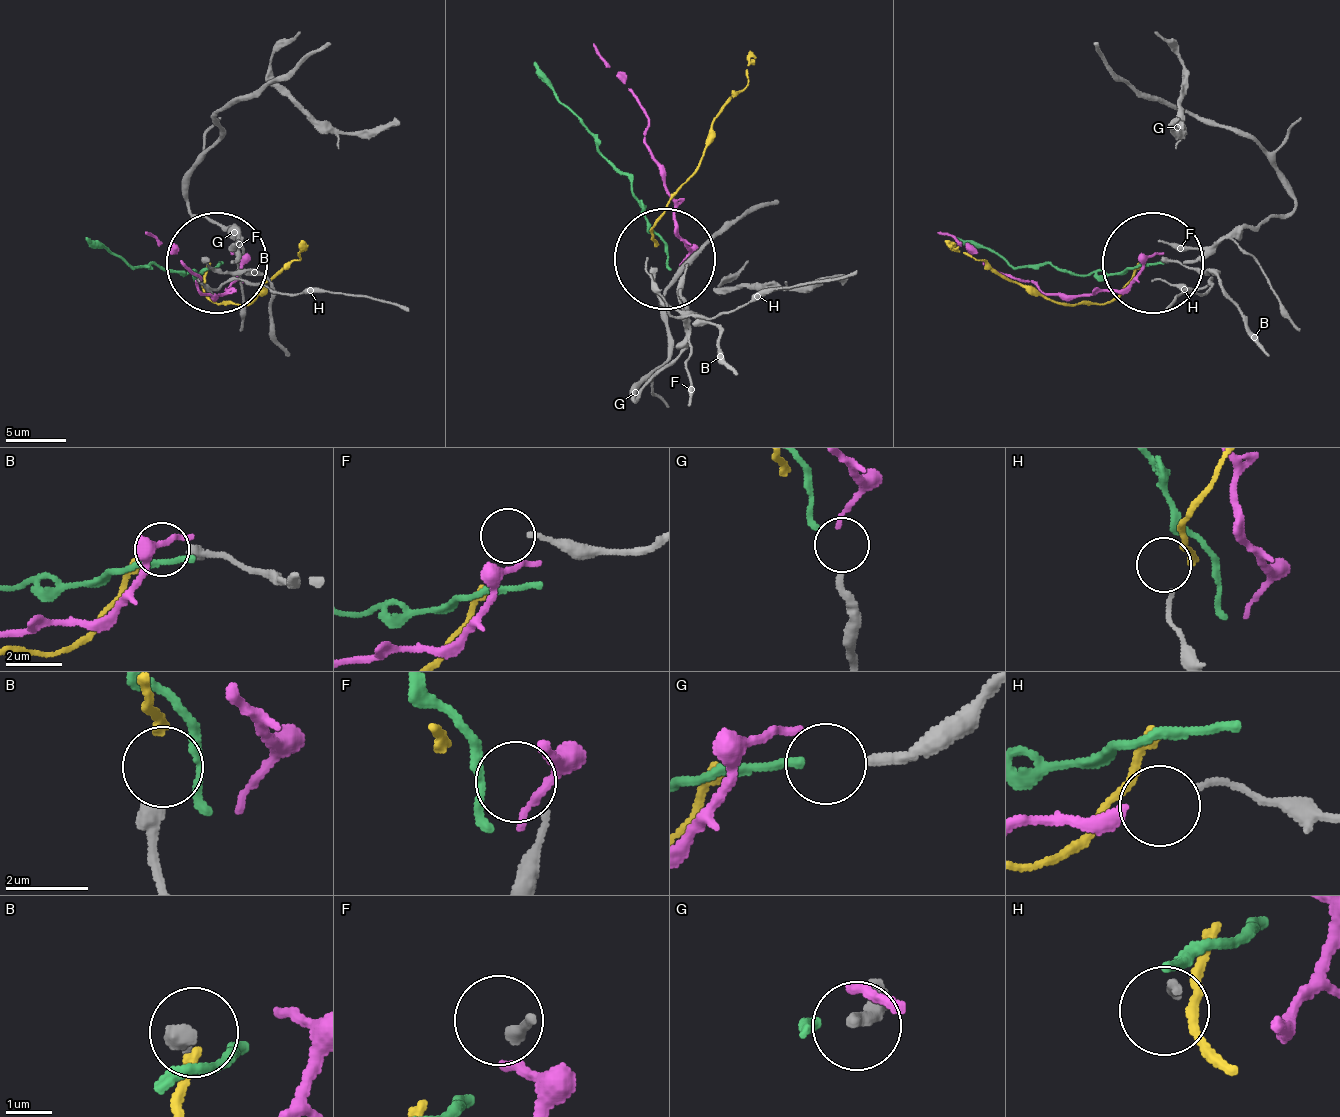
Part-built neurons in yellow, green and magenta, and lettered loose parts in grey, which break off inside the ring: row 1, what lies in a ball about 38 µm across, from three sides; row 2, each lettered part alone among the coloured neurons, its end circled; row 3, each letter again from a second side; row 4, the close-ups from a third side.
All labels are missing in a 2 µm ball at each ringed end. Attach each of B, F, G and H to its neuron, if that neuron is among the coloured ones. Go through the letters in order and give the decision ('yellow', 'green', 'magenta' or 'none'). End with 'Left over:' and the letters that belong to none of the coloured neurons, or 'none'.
B: yellow
F: none
G: green
H: none
Left over: F, H

